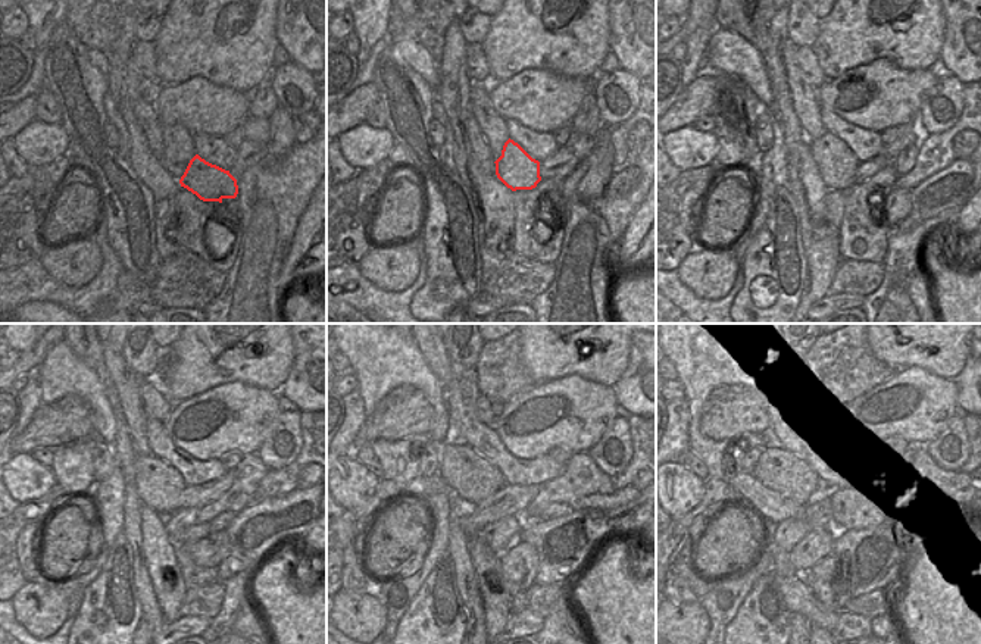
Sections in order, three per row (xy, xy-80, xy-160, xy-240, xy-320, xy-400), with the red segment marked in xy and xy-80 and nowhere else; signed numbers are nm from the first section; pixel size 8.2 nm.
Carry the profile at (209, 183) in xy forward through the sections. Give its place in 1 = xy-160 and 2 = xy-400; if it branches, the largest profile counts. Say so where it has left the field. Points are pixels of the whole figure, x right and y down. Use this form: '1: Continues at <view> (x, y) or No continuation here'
1: Continues at xy-160 (837, 165)
2: Continues at xy-400 (783, 468).

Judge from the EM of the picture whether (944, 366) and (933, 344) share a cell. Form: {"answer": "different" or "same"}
{"answer": "same"}

